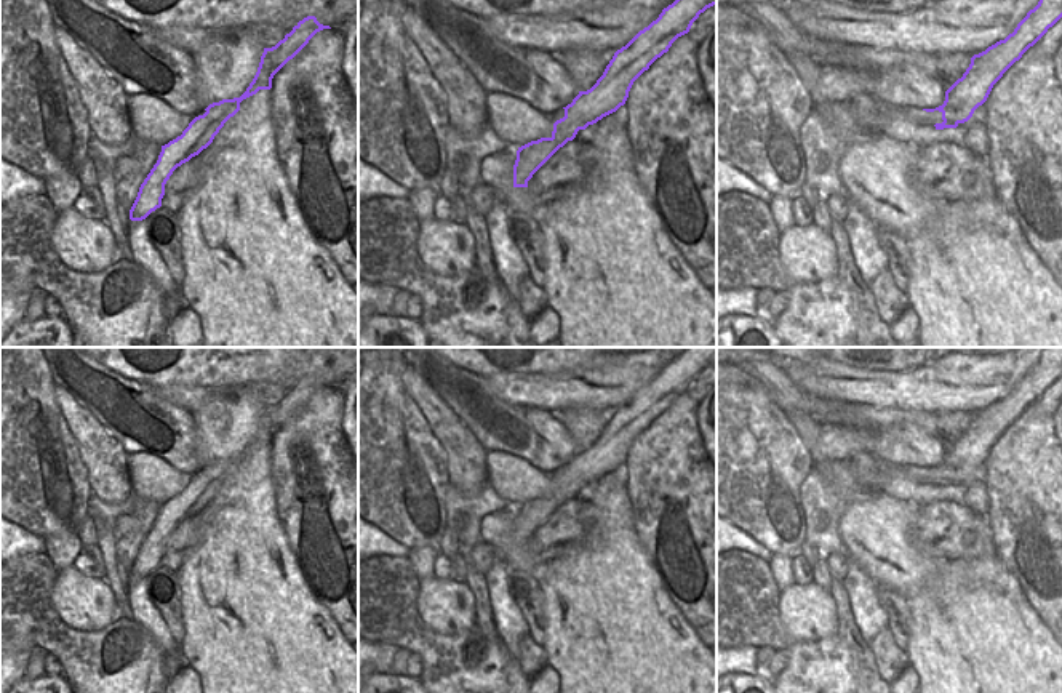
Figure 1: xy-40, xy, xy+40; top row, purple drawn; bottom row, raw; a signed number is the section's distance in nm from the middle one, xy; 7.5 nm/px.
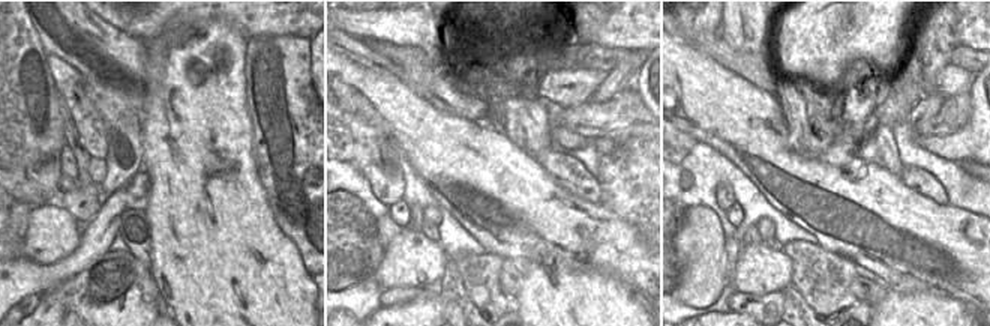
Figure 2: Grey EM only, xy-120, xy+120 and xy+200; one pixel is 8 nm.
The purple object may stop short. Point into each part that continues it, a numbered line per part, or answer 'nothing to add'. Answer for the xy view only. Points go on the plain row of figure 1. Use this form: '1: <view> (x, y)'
nothing to add

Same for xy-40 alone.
nothing to add

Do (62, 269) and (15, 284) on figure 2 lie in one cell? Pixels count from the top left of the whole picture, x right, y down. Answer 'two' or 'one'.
one

